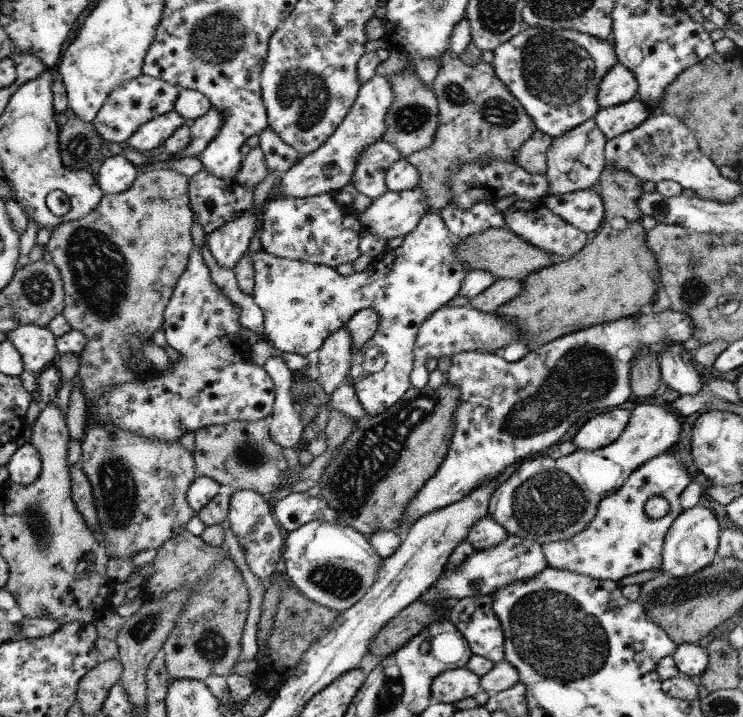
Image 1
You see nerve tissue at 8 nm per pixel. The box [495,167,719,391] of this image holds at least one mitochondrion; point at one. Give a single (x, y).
(693, 292)

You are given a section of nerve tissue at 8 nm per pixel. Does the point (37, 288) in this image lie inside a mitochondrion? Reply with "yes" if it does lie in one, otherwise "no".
yes

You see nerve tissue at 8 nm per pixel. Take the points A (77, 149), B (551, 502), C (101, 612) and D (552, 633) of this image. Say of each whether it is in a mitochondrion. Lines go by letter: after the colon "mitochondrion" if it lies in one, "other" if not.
A: mitochondrion
B: mitochondrion
C: other
D: mitochondrion

